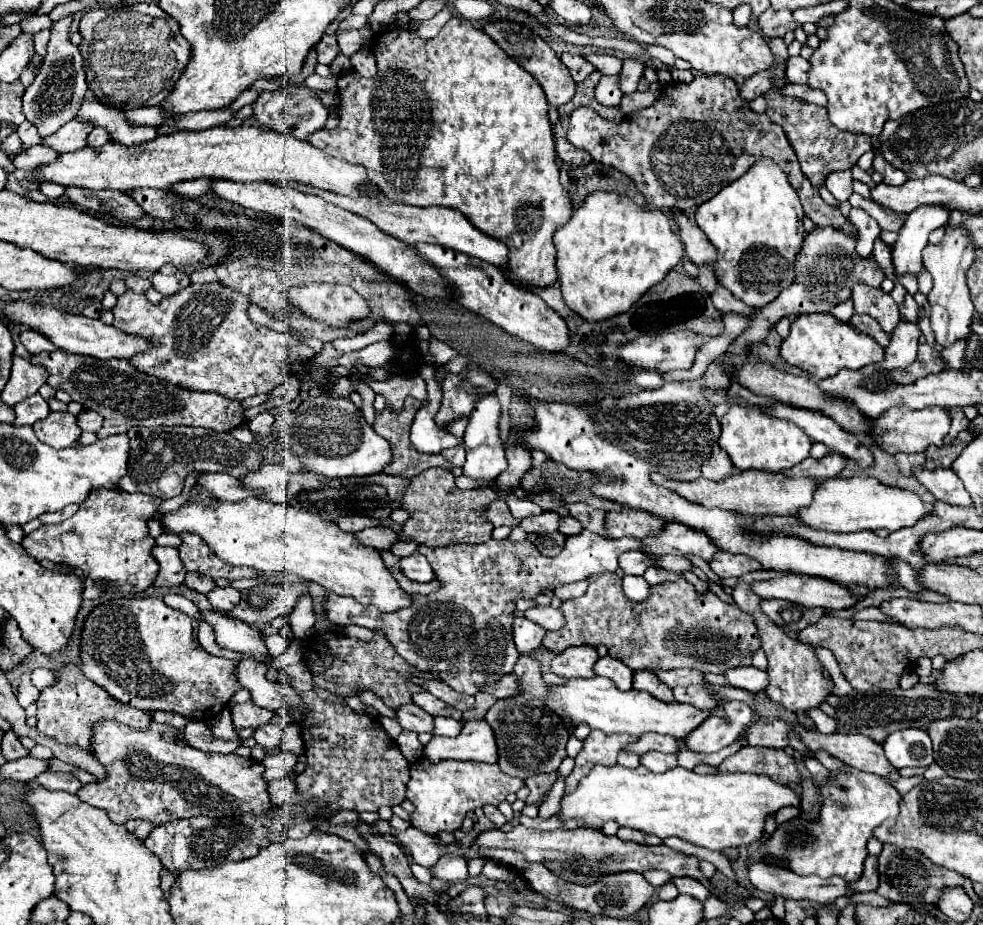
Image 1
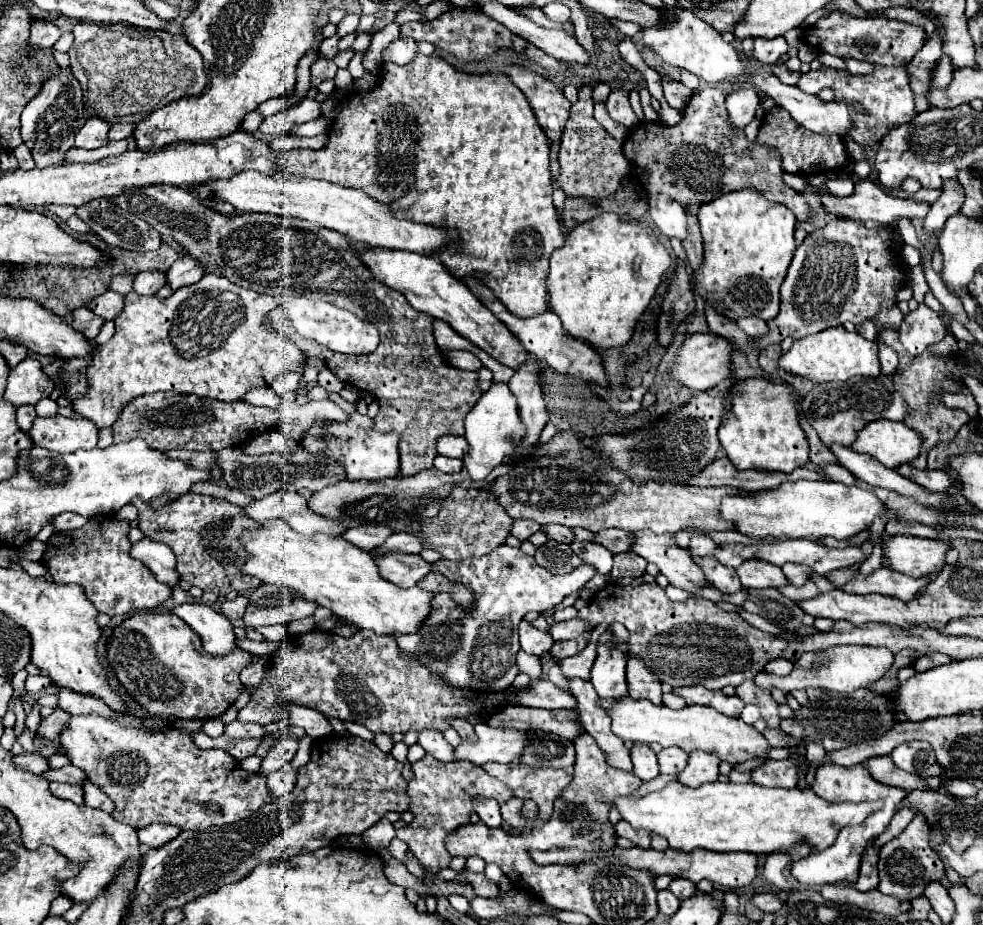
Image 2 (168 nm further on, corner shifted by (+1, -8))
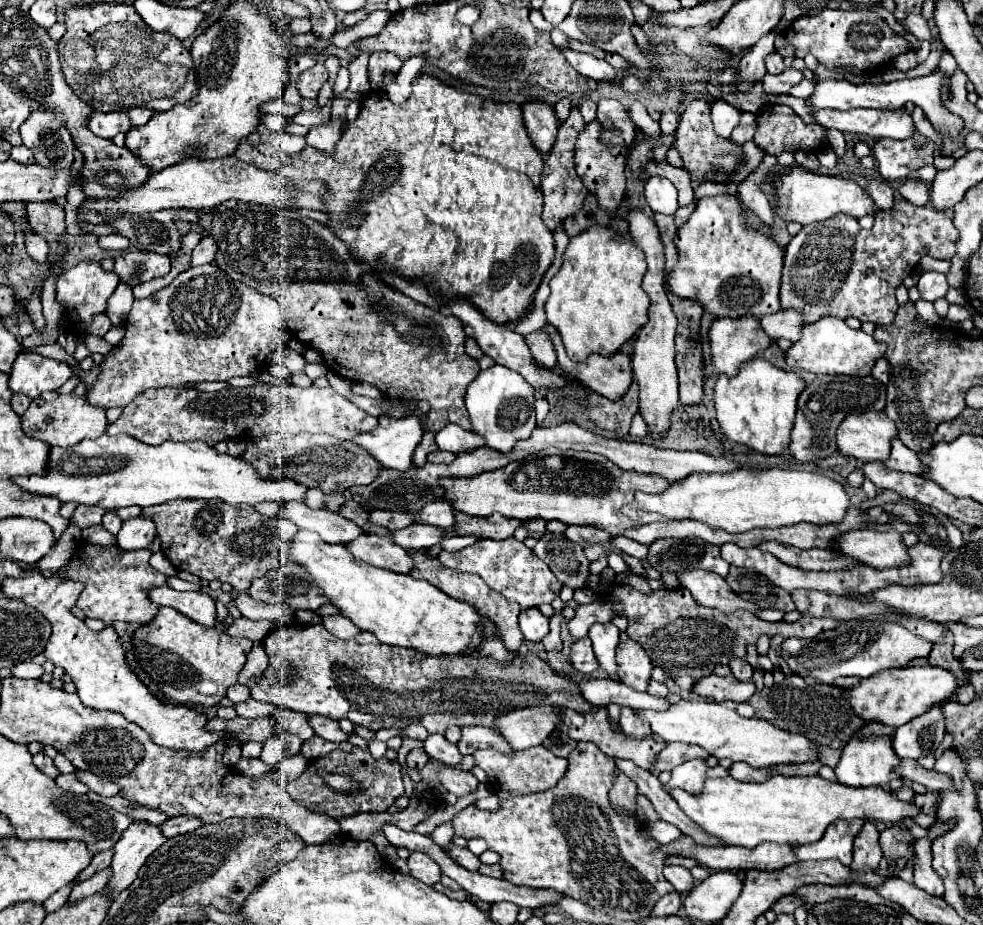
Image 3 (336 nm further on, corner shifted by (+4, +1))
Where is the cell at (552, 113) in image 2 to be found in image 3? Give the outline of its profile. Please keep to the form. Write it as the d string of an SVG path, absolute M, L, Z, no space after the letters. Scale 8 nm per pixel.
M529 99L523 103L523 119L535 147L541 153L547 153L553 147L559 129L559 121L553 105L541 99Z

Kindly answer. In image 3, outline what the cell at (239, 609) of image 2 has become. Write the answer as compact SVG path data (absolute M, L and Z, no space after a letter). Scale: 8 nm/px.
M237 593L233 597L233 601L235 601L235 607L241 611L241 615L247 617L247 619L271 619L271 621L277 621L279 617L293 613L283 603L281 605L277 605L277 603L275 605L267 605L267 603L251 599L249 593Z

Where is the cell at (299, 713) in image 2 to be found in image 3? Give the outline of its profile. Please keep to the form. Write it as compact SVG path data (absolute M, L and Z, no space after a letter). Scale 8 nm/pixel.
M309 715L307 721L311 721L311 727L315 729L315 733L327 741L345 741L349 737L339 729L339 723L333 719L327 719L321 715Z

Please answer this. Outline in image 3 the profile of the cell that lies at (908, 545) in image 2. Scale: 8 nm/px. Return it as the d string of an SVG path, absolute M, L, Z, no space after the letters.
M871 529L849 531L839 537L833 549L839 549L841 553L873 569L899 567L911 561L909 547L905 545L903 535L899 531L885 531L885 533L871 531Z

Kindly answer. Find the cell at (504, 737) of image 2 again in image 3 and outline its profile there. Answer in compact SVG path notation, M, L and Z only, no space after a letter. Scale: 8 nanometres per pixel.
M549 705L531 707L517 709L499 717L499 721L495 721L495 731L507 739L513 751L523 751L527 747L541 745L557 723L559 717Z

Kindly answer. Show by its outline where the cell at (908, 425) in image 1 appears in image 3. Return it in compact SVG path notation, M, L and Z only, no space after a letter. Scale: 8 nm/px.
M885 411L851 413L837 429L837 447L859 461L887 461L897 427Z

